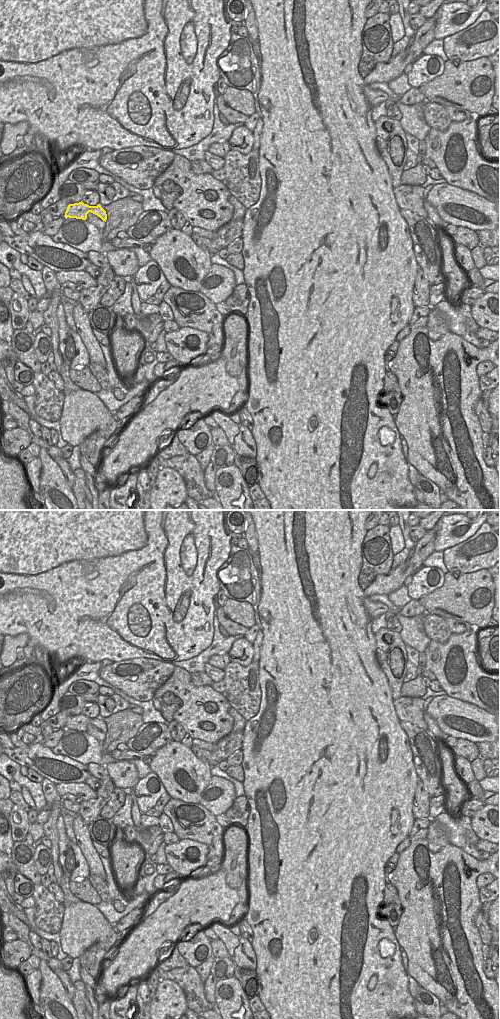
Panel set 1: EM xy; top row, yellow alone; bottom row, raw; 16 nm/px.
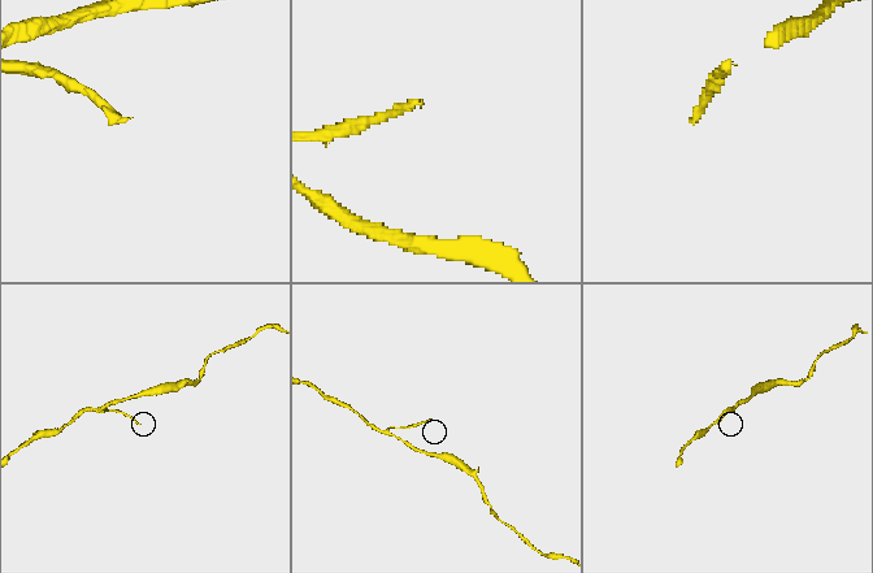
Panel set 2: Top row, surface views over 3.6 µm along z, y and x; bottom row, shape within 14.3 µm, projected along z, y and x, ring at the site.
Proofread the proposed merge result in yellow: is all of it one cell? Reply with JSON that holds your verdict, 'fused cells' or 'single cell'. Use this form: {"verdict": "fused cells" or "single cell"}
{"verdict": "fused cells"}

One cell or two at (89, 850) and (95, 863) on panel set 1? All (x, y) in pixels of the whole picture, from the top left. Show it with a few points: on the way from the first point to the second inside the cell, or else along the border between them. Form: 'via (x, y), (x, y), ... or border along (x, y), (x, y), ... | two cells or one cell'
via (90, 853), (93, 860) | one cell

